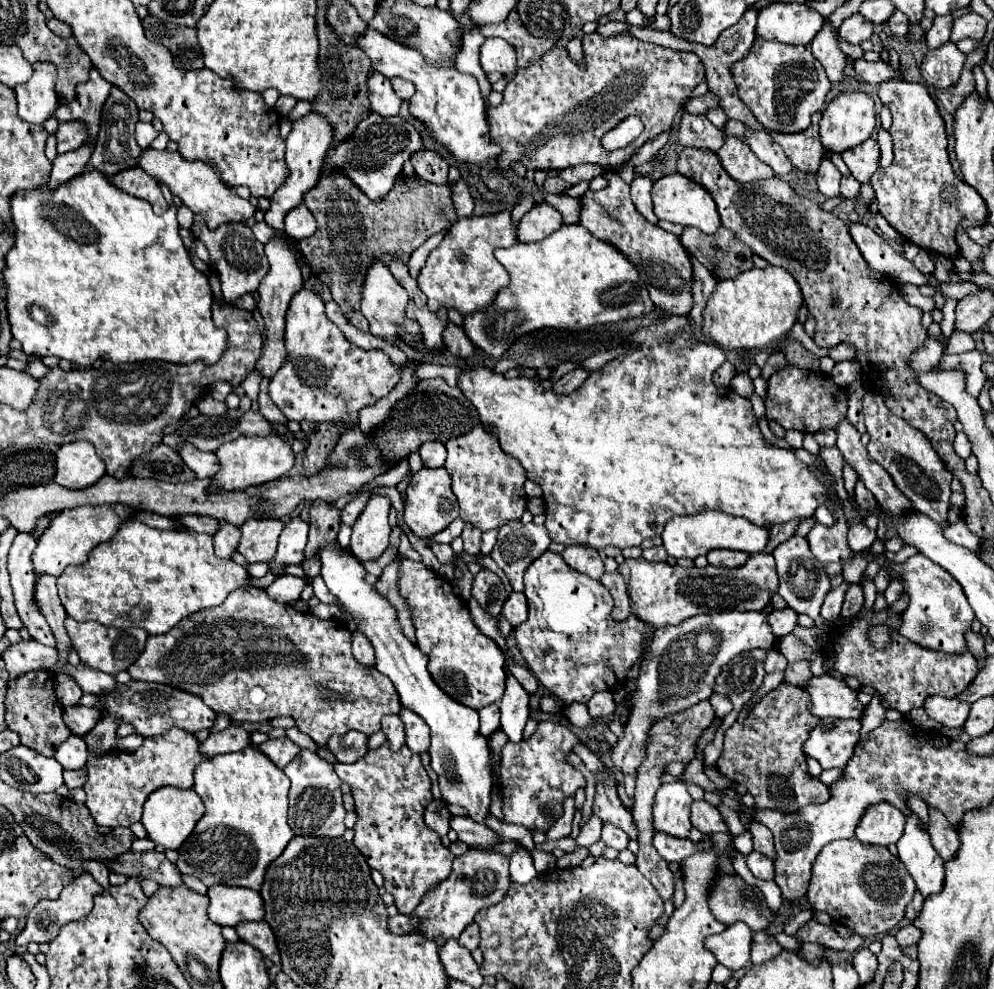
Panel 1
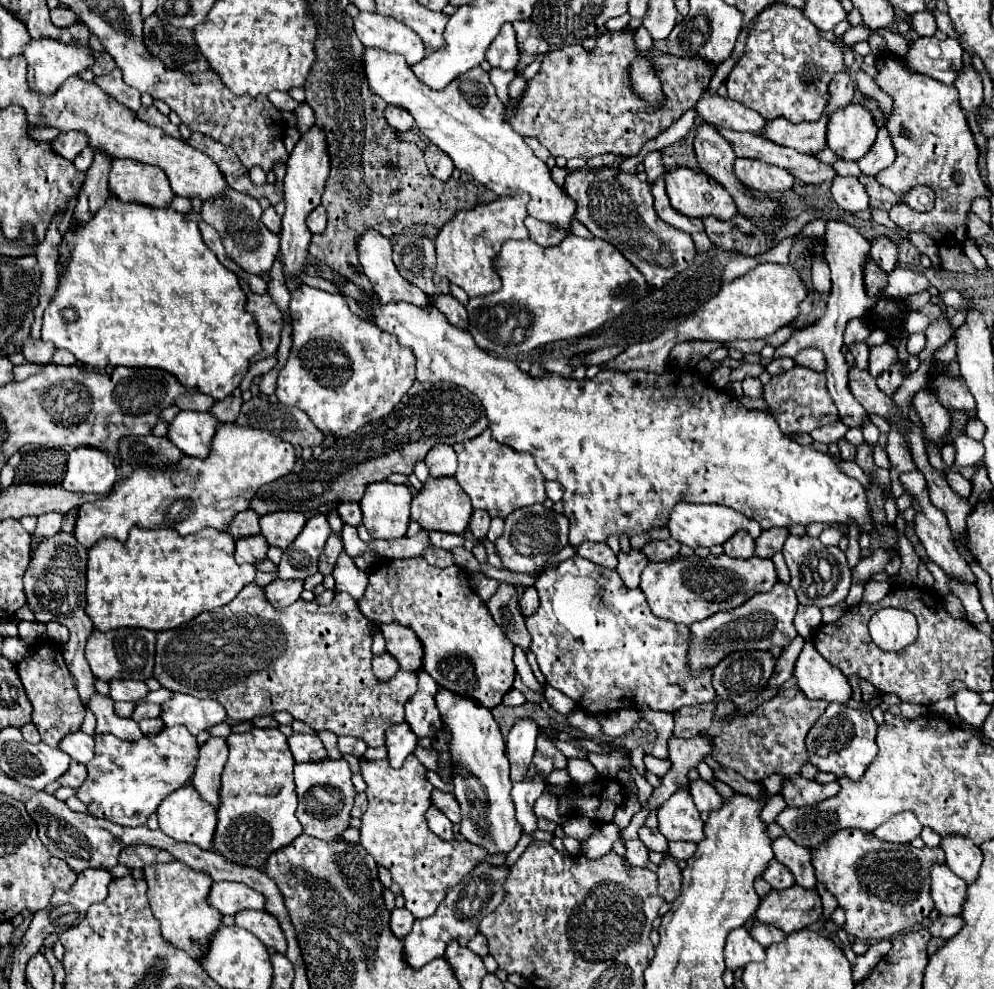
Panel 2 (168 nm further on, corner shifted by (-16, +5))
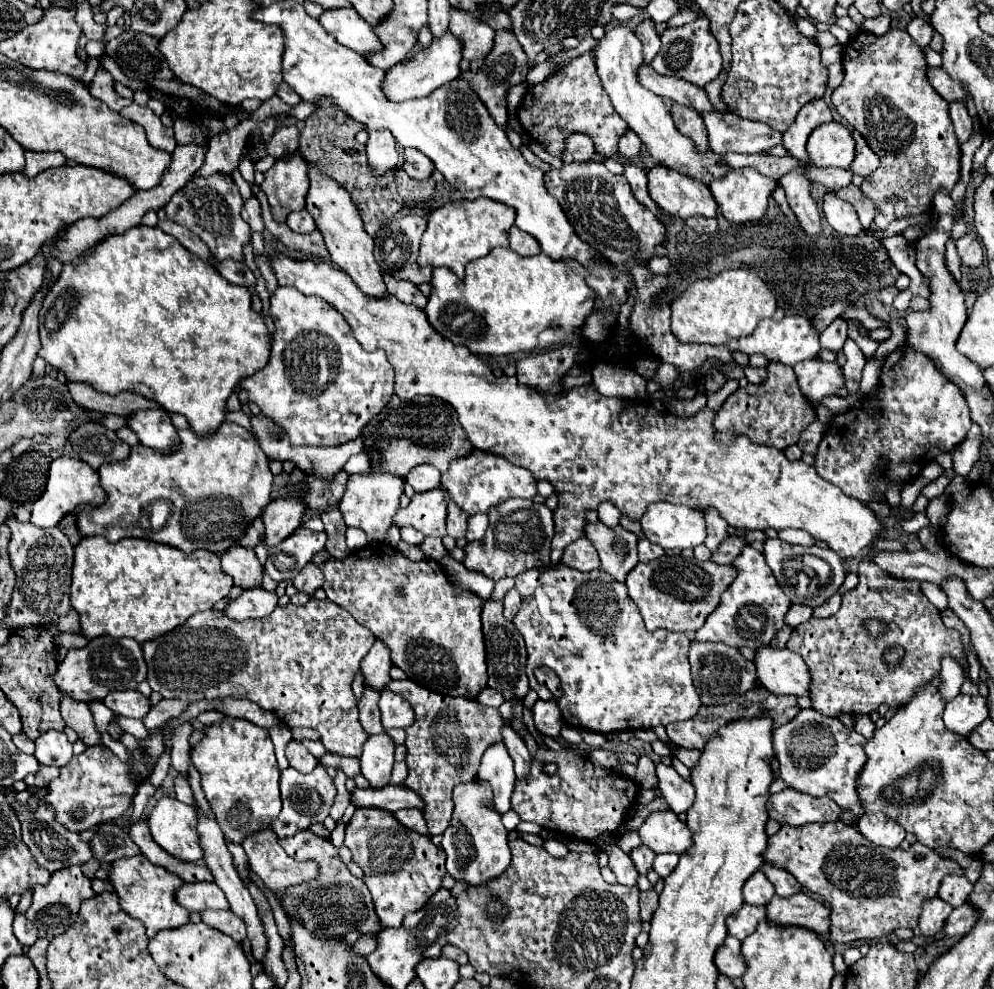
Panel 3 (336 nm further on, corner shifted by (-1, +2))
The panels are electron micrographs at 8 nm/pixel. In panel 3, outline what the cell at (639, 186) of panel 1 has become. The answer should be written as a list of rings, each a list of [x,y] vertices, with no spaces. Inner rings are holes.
[[[627,129],[627,133],[621,137],[619,141],[619,153],[627,159],[637,159],[639,151],[641,151],[641,139],[637,137],[637,133],[633,133],[631,129]]]

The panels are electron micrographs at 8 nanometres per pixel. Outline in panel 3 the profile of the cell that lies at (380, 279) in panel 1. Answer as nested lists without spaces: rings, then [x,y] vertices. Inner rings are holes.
[[[309,165],[309,179],[311,179],[311,187],[307,193],[305,209],[313,215],[317,227],[323,233],[325,247],[331,253],[331,261],[339,269],[343,269],[355,281],[355,285],[369,297],[375,297],[375,299],[389,297],[381,267],[377,265],[377,261],[373,257],[373,237],[369,237],[367,231],[363,229],[361,215],[359,215],[355,203],[351,201],[351,195],[345,189],[341,189],[341,185],[337,185],[337,181],[333,181],[331,177],[325,177],[311,165]]]

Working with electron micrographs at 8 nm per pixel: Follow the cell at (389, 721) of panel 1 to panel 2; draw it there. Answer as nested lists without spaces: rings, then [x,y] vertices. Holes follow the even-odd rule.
[[[406,722],[390,726],[388,734],[386,734],[386,750],[388,750],[388,762],[392,768],[400,768],[402,762],[406,760],[408,754],[412,754],[412,750],[418,744],[418,736],[412,734],[410,726]]]

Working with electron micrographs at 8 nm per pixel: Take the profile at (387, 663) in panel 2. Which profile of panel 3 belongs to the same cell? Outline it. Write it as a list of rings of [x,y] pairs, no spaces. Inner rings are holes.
[[[363,685],[363,695],[359,699],[359,717],[361,717],[361,725],[365,725],[365,731],[369,735],[373,733],[383,733],[383,725],[381,725],[381,715],[377,709],[381,691],[371,687],[371,685]]]

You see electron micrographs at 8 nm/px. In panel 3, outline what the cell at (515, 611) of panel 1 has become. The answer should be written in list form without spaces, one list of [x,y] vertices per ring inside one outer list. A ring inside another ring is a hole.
[[[513,587],[507,595],[505,595],[505,599],[503,599],[503,605],[505,605],[505,617],[511,621],[515,615],[517,615],[517,611],[519,611],[519,605],[521,605],[521,595],[517,593],[517,589]]]

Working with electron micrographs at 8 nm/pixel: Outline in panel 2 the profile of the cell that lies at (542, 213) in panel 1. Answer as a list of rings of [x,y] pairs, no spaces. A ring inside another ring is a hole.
[[[532,216],[526,218],[526,228],[530,230],[530,240],[544,246],[544,248],[550,248],[550,246],[556,246],[564,240],[564,230],[556,230],[554,226],[546,224],[546,222],[540,222]]]

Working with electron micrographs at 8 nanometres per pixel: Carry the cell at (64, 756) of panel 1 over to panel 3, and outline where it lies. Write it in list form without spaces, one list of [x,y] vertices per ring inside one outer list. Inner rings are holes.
[[[47,731],[35,741],[35,745],[35,757],[43,765],[63,767],[69,763],[69,759],[73,759],[73,745],[63,731]]]

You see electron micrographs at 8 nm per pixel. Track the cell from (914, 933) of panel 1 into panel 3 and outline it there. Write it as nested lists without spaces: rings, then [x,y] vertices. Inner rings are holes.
[[[965,903],[957,909],[953,909],[953,913],[947,917],[945,935],[947,937],[961,937],[973,927],[975,921],[977,921],[977,911],[969,903]]]

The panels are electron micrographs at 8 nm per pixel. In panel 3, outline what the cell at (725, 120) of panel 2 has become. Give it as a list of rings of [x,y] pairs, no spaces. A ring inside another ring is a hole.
[[[645,65],[645,69],[639,71],[639,81],[645,89],[653,91],[655,95],[675,101],[683,107],[691,107],[697,113],[713,111],[713,103],[709,101],[709,95],[703,87],[697,87],[689,81],[681,81],[677,77],[657,75],[657,73],[653,73],[651,65]]]

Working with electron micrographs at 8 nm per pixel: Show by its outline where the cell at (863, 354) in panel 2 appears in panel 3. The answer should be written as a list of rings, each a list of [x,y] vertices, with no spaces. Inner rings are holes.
[[[837,317],[823,333],[821,333],[821,349],[829,349],[839,353],[847,339],[847,321]]]

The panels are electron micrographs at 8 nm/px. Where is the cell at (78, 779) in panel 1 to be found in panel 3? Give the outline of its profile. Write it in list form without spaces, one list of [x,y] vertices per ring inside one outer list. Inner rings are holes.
[[[41,765],[35,775],[27,775],[25,777],[25,783],[29,787],[33,787],[33,789],[47,787],[53,781],[53,777],[57,777],[57,775],[59,775],[59,769],[57,767],[45,767],[45,765]]]

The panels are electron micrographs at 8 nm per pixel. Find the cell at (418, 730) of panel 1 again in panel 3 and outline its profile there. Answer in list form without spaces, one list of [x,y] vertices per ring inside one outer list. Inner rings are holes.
[[[381,691],[379,699],[379,709],[381,709],[381,721],[385,729],[407,729],[415,723],[415,713],[403,697],[391,693],[391,691]]]

